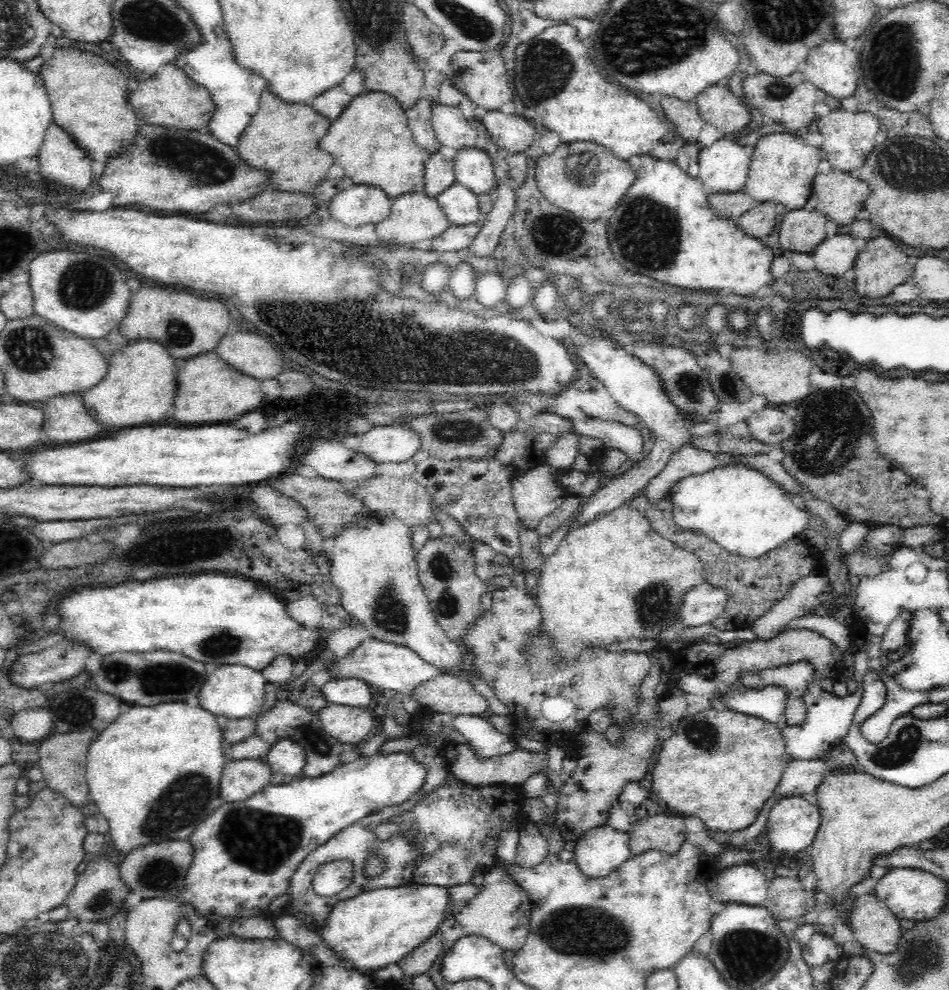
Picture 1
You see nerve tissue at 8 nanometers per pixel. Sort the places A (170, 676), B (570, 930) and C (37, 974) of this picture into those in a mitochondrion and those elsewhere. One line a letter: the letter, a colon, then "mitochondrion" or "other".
A: mitochondrion
B: mitochondrion
C: mitochondrion

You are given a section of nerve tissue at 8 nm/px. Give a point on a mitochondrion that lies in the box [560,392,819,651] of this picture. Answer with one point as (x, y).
(655, 604)

